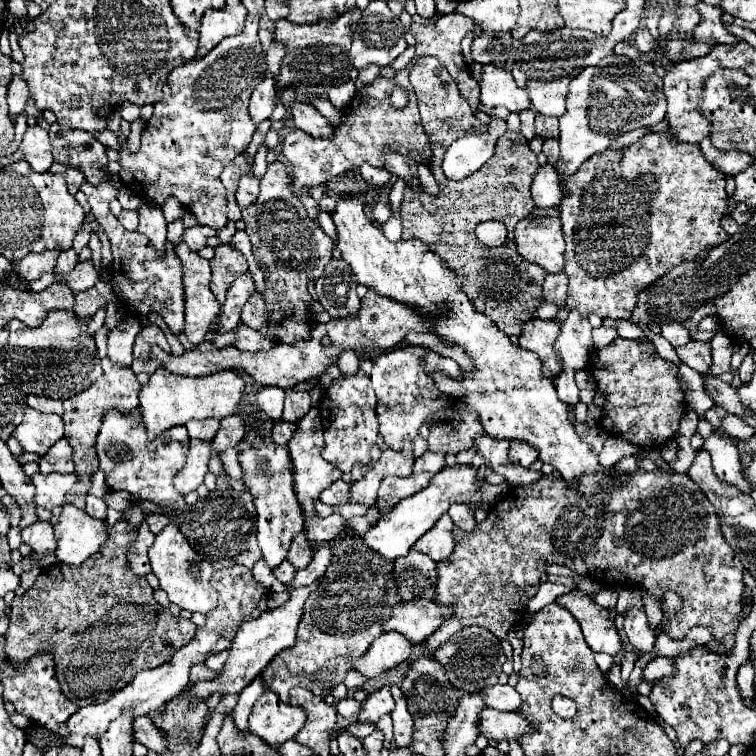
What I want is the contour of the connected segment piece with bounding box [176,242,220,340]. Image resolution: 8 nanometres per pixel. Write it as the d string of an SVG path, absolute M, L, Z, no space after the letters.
M184 242L176 246L184 268L184 334L188 340L204 340L220 314L220 302L210 290L210 262L192 252Z

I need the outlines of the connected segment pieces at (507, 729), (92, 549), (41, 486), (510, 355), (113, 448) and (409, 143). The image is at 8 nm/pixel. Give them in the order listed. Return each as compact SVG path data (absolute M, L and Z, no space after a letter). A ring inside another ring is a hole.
M486 708L484 716L480 716L480 732L488 740L516 742L534 730L536 728L520 712L498 712L494 708Z
M64 504L58 524L54 524L54 534L58 560L80 566L88 556L96 554L106 540L106 522L92 518L74 504Z
M34 474L32 482L36 486L34 502L42 508L56 508L62 506L66 500L68 490L78 482L76 474Z
M342 198L330 216L338 232L336 248L358 276L358 284L376 290L380 296L410 304L426 316L436 316L434 334L446 336L472 358L476 372L464 372L458 380L448 378L442 372L432 374L436 388L442 394L466 398L478 412L486 434L532 444L538 450L538 458L544 464L552 464L562 474L568 488L578 488L580 476L598 472L608 474L614 486L624 486L622 472L616 466L604 468L598 462L608 432L592 428L586 436L578 436L576 424L570 420L570 408L558 400L552 380L542 374L540 358L534 352L510 344L508 336L498 330L488 316L474 310L466 294L458 288L456 276L440 256L432 254L420 240L390 242L360 198Z
M139 409L132 414L108 412L98 434L96 452L110 490L128 490L142 500L150 500L171 510L189 508L184 495L177 493L173 486L174 474L183 468L188 454L188 432L184 425L176 425L154 440L148 440Z
M408 68L400 70L394 78L378 76L370 86L356 92L352 104L344 112L346 112L346 122L336 126L334 136L328 140L314 138L302 130L292 130L284 138L282 154L288 158L288 162L292 166L292 174L290 174L292 192L294 192L294 196L300 198L300 202L304 204L304 208L308 212L308 218L314 222L318 222L320 206L316 200L312 200L310 188L320 186L320 184L344 174L350 168L358 168L362 162L368 162L378 168L384 166L384 158L382 158L384 144L390 144L392 150L408 154L416 162L422 162L422 164L428 164L428 158L430 158L428 138L420 124L418 102L416 102L414 92L410 90L410 82L408 82ZM396 86L402 86L410 94L410 104L406 108L390 106L390 94Z

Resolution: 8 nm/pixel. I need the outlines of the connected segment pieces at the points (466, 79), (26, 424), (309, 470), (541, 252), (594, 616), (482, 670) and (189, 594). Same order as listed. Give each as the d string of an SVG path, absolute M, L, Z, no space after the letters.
M450 12L450 14L442 14L436 22L432 24L422 24L422 22L412 22L410 24L410 32L412 36L416 38L416 58L418 56L436 56L440 58L440 64L448 66L448 72L450 76L456 80L458 88L460 88L460 94L464 94L464 98L470 102L472 110L478 112L478 106L480 106L480 88L478 88L478 82L472 78L466 62L464 62L464 56L458 48L458 42L466 36L466 32L474 30L474 22L464 16L464 14L458 14L458 12Z
M26 408L24 420L14 428L12 436L20 442L24 452L44 456L50 446L64 436L64 422L58 414L44 414L34 408Z
M312 408L296 424L298 424L296 436L292 438L292 444L288 444L288 452L290 452L290 458L294 462L294 490L296 490L296 496L298 496L298 502L302 506L304 514L306 516L314 516L316 510L314 510L314 504L312 502L320 496L322 486L330 486L332 482L340 480L342 478L342 472L336 466L332 466L332 462L328 462L328 460L322 458L324 438L322 438L322 420L320 420L318 410Z
M544 208L516 224L514 240L518 252L540 266L550 274L564 270L564 236L560 228L558 208Z
M572 590L570 594L562 594L556 598L556 604L572 612L572 616L578 620L584 638L588 646L594 652L606 652L616 656L622 648L618 630L608 618L608 610L598 606L592 598L588 598L580 590Z
M466 626L464 630L456 632L446 644L436 648L434 658L444 664L446 676L450 678L450 682L458 690L464 690L464 692L478 692L482 688L498 684L498 676L500 676L502 664L506 660L506 656L502 654L500 640L492 632L488 632L480 626Z
M166 526L154 540L154 544L148 550L150 556L150 564L152 564L152 572L156 574L156 578L160 580L160 588L168 594L170 602L190 610L190 612L202 612L208 614L210 610L216 608L218 602L218 594L216 590L210 586L210 578L212 578L212 564L208 560L204 560L186 540L186 536L182 536L180 528L176 526Z

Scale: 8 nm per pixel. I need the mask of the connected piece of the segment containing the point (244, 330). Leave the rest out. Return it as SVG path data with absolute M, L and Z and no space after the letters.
M238 324L236 326L238 332L238 340L234 342L234 346L238 346L240 350L270 350L274 346L274 340L268 340L266 336L260 336L258 330L246 326L246 324Z

